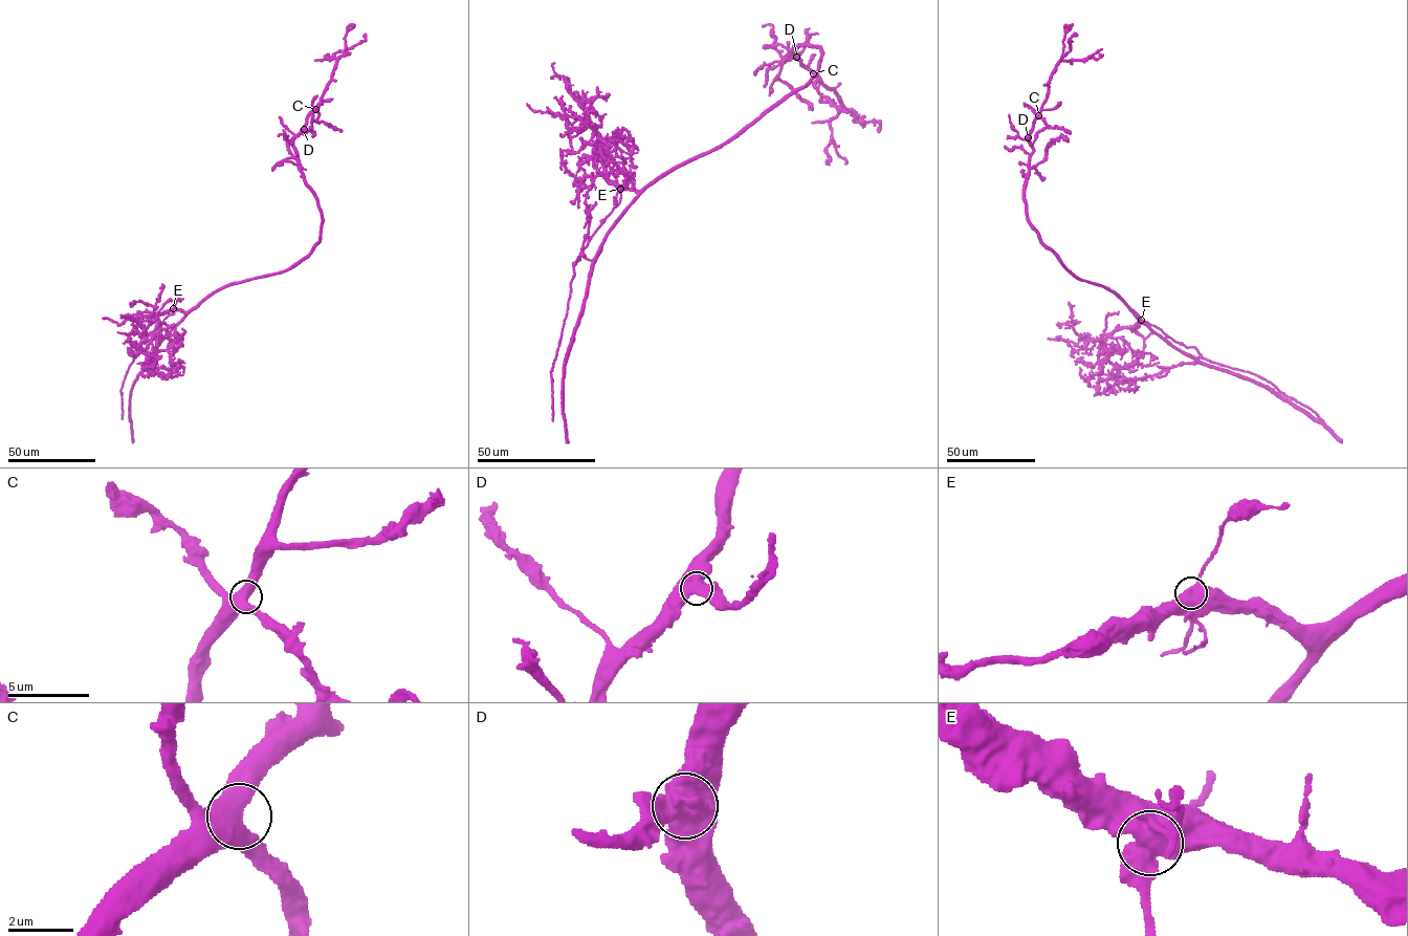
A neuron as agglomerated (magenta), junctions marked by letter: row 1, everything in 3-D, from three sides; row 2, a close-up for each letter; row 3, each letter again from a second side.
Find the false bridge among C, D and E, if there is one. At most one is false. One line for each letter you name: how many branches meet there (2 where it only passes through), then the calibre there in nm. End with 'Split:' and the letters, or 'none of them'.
E: 3 branches meet; 600 nm thick
Split: E

